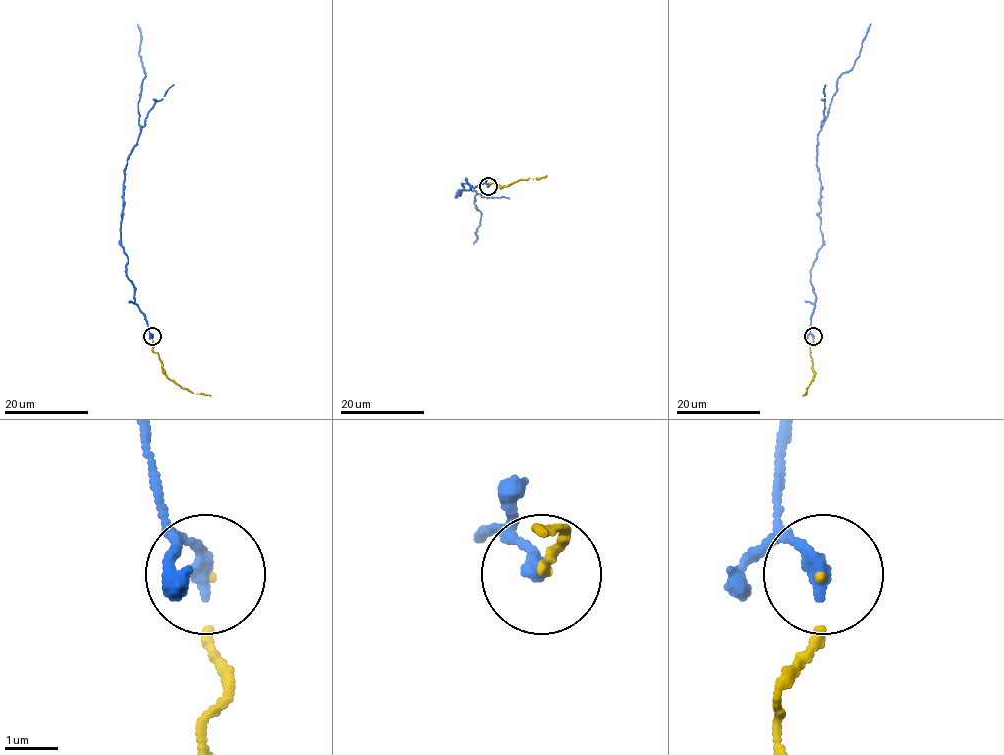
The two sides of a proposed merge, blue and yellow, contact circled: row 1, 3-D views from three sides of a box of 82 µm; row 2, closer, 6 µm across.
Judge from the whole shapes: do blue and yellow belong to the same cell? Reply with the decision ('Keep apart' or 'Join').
Join

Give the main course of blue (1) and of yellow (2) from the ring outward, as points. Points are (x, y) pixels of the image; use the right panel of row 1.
1: (813, 336), (811, 273), (822, 245), (817, 134), (836, 91), (837, 79), (852, 68), (871, 23)
2: (813, 336), (810, 355), (814, 376), (802, 396)

